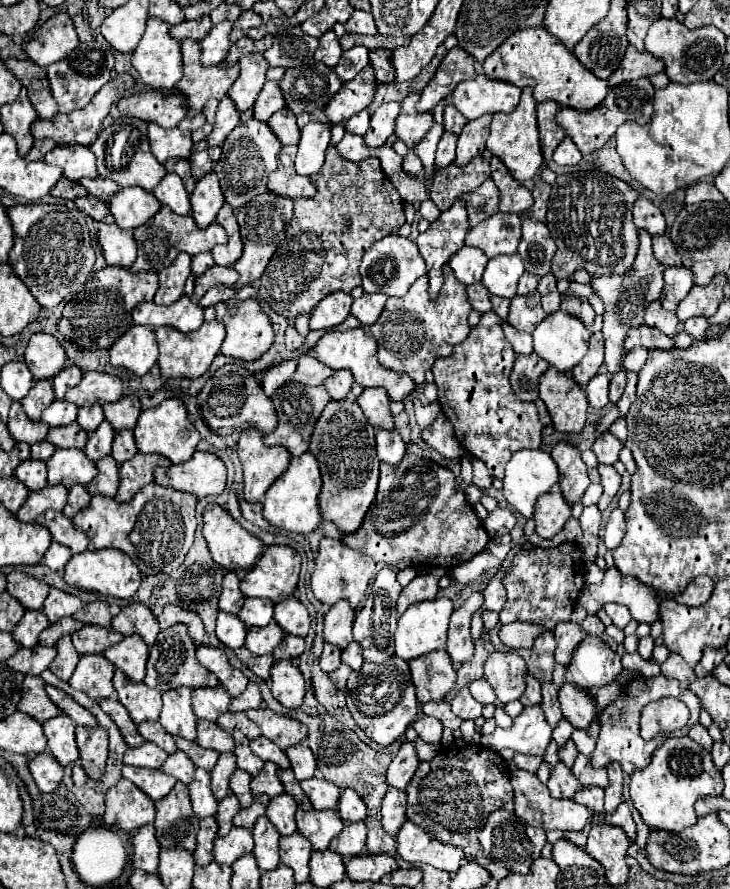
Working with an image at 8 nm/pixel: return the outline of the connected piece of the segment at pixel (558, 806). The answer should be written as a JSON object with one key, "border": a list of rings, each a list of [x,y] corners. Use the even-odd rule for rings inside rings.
{"border":[[[513,771],[511,785],[513,785],[513,793],[515,793],[515,815],[519,819],[523,819],[527,825],[541,827],[545,831],[551,831],[551,829],[581,831],[585,827],[587,817],[589,817],[589,809],[585,809],[585,805],[579,805],[575,801],[553,799],[549,789],[545,789],[545,785],[537,779],[537,775],[533,775],[529,771]]]}

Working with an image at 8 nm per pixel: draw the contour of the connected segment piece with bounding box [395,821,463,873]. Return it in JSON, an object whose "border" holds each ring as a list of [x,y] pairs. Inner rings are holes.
{"border":[[[411,821],[403,823],[395,841],[399,857],[409,865],[427,863],[447,873],[457,873],[457,869],[461,867],[461,849],[435,841],[433,837],[429,837],[429,833],[425,833],[425,829],[413,825]]]}

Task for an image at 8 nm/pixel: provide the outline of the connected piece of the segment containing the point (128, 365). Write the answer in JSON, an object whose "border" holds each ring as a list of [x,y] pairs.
{"border":[[[133,325],[125,335],[121,335],[113,343],[109,355],[113,367],[121,367],[137,377],[143,377],[157,363],[157,355],[159,355],[153,329]]]}

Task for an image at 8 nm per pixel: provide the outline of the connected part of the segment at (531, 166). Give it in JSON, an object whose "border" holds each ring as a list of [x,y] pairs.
{"border":[[[523,89],[521,101],[515,107],[513,113],[497,113],[491,121],[491,133],[487,137],[487,149],[493,153],[493,157],[501,159],[515,181],[523,183],[527,179],[533,179],[539,169],[543,167],[543,155],[539,145],[539,131],[535,121],[535,99],[531,89]]]}

